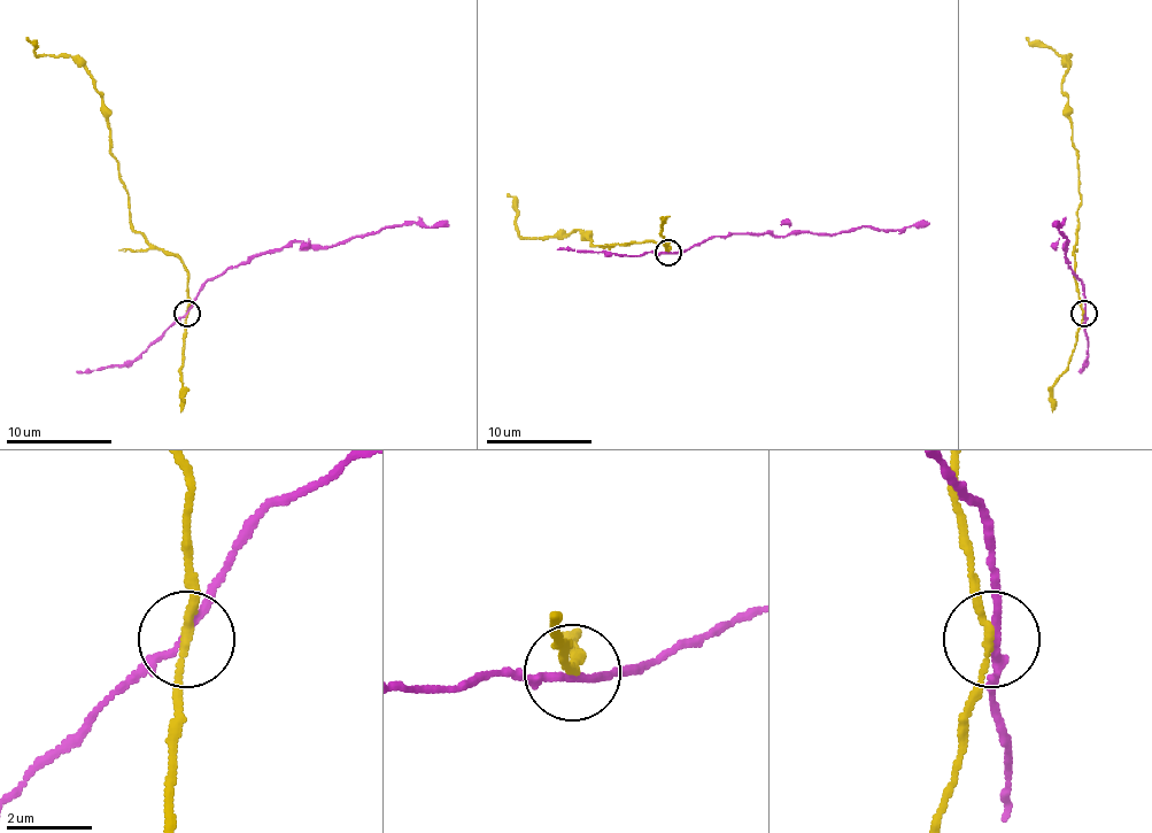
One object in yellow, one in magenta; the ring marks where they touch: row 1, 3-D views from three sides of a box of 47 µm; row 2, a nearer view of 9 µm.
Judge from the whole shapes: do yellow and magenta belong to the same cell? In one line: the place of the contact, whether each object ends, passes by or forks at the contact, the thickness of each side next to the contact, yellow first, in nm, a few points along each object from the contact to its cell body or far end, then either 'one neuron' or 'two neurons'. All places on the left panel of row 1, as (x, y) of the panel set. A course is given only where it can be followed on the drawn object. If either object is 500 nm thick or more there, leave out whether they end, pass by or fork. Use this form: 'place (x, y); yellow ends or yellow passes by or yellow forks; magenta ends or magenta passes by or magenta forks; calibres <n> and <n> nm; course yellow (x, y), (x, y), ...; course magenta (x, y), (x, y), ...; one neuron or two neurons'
place (187, 313); yellow passes by; magenta passes by; calibres 160 and 150 nm; course yellow (187, 314), (187, 269), (132, 226), (95, 82), (61, 55), (40, 55), (26, 37); course magenta (187, 314), (203, 285), (227, 269), (256, 255), (283, 251), (293, 243), (338, 245), (396, 224), (449, 224); two neurons

